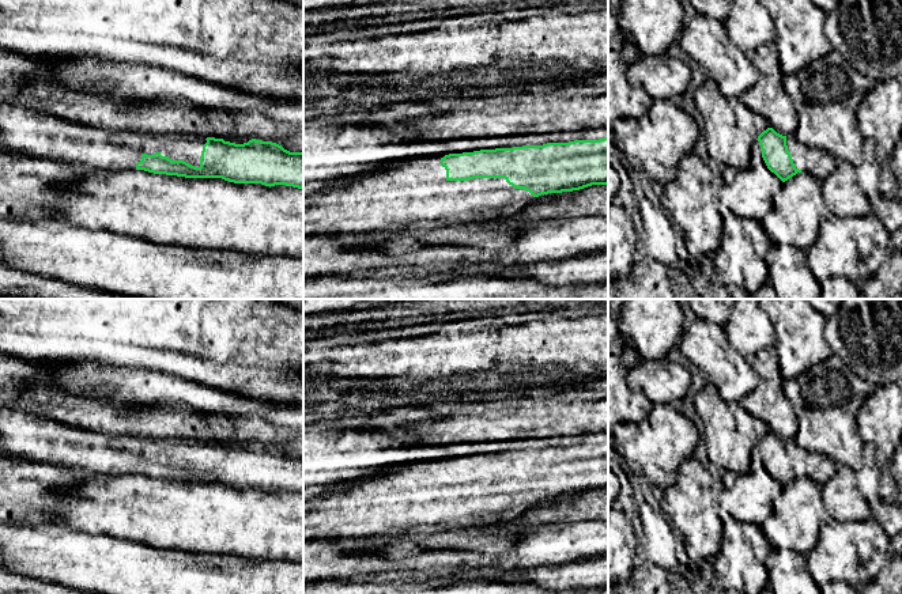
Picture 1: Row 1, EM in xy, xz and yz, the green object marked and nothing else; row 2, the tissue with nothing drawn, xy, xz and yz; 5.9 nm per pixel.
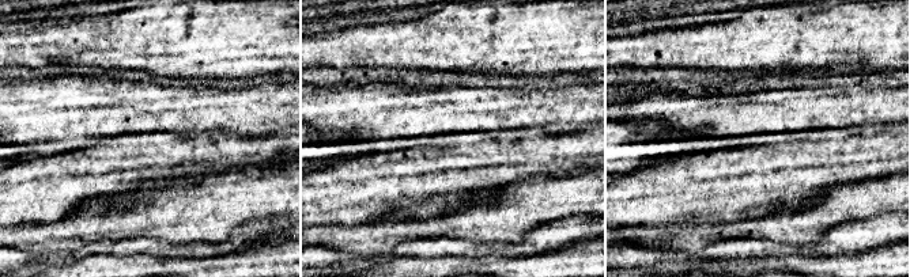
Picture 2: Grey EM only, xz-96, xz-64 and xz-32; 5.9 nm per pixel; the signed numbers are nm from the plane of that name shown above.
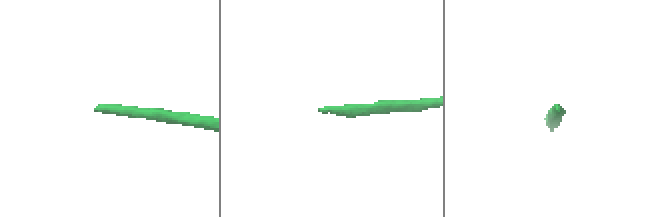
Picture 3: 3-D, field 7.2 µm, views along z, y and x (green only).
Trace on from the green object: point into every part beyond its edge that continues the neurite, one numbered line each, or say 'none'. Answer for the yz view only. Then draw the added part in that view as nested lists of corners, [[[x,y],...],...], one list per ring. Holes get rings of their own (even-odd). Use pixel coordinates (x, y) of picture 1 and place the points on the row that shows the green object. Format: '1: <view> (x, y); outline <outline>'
1: yz (819, 163); outline [[[796,135],[786,136],[786,145],[797,170],[807,171],[819,181],[834,171],[837,159],[829,152],[800,143]]]

